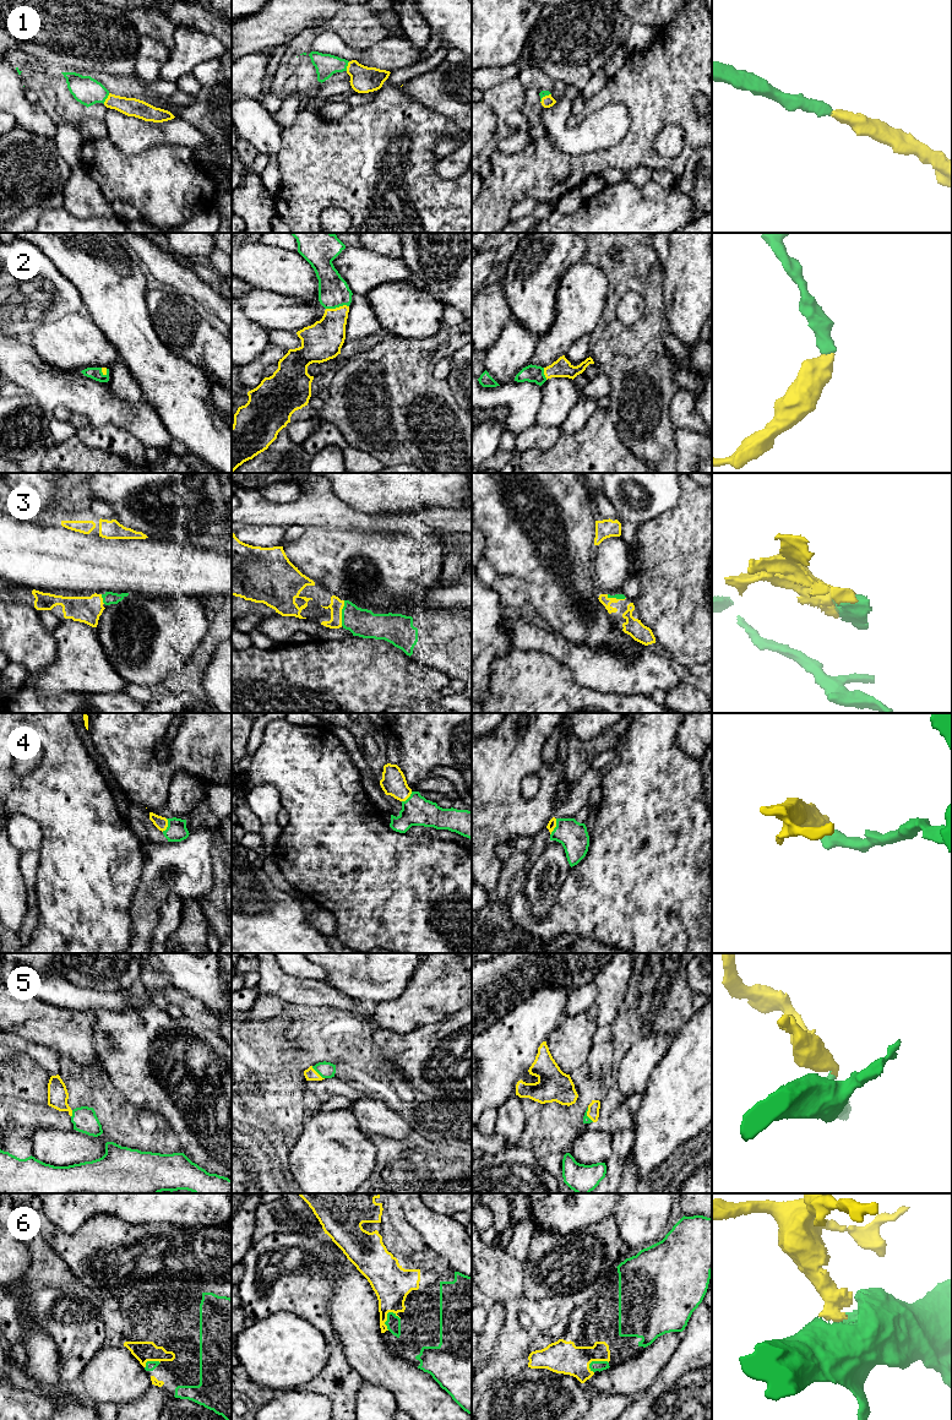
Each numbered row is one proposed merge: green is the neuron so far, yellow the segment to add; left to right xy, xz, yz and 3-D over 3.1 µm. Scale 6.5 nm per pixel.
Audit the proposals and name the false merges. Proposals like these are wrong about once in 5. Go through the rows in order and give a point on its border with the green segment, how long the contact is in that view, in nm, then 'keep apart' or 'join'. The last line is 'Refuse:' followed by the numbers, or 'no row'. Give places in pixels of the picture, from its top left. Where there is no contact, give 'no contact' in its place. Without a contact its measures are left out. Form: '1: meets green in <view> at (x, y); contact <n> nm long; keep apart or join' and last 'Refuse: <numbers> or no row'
1: meets green in xy at (107, 97); contact 80 nm long; join
2: meets green in xz at (337, 306); contact 150 nm long; join
3: meets green in xz at (342, 613); contact 170 nm long; join
4: meets green in yz at (555, 827); contact 120 nm long; join
5: meets green in xz at (317, 1072); contact 120 nm long; join
6: meets green in xz at (387, 1320); contact 130 nm long; join
Refuse: no row

